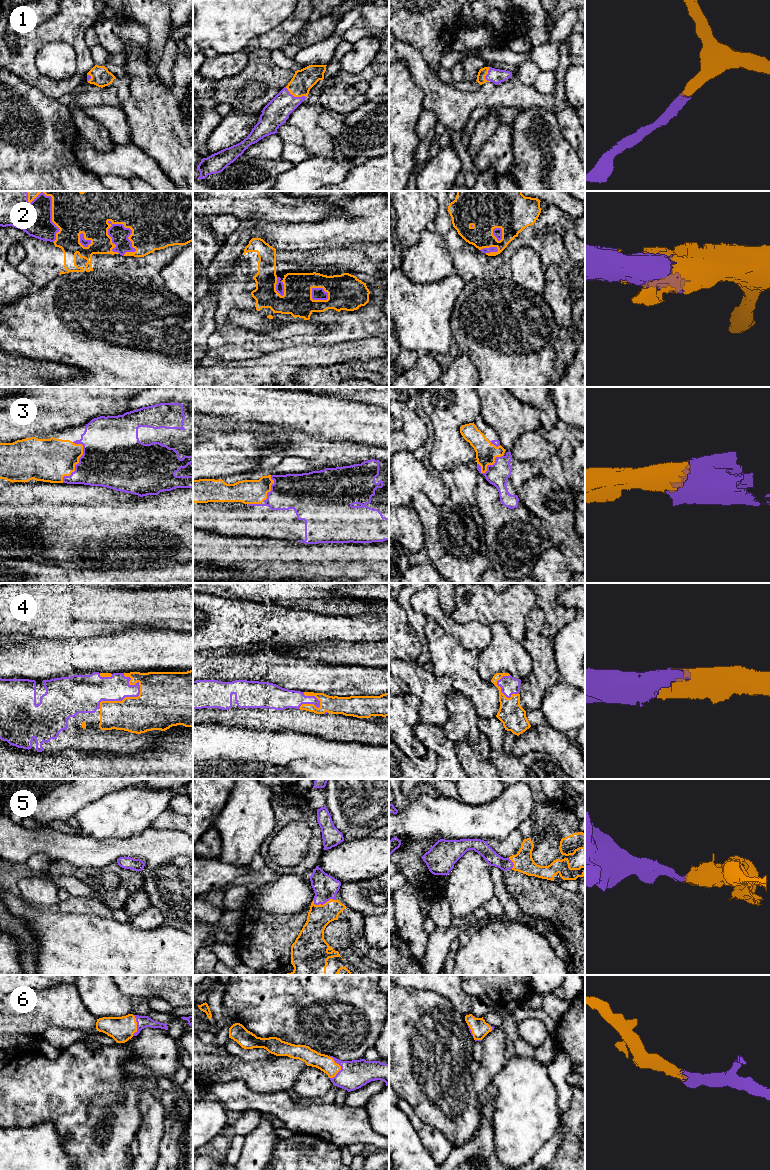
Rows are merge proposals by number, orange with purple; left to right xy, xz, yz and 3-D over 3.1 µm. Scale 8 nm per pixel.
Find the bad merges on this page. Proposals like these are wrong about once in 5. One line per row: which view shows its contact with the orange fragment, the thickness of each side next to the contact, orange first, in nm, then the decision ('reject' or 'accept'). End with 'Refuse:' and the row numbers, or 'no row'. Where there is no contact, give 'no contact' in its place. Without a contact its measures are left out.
1: contact in xz; calibres 180 and 200 nm; accept
2: contact in xy; calibres 500 and 140 nm; accept
3: contact in xy; calibres 360 and 400 nm; accept
4: contact in xy; calibres 320 and 220 nm; accept
5: contact in xz; calibres 190 and 200 nm; accept
6: contact in xz; calibres 130 and 220 nm; accept
Refuse: no row

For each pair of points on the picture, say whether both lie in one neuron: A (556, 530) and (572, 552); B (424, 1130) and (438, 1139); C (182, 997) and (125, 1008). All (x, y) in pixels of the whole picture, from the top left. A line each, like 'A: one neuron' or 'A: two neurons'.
A: one neuron
B: one neuron
C: two neurons

